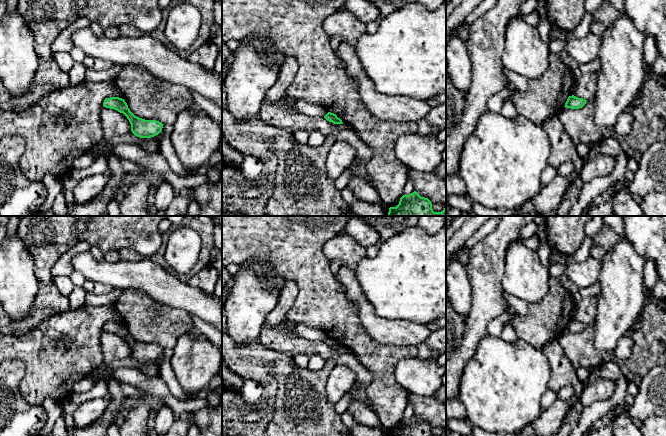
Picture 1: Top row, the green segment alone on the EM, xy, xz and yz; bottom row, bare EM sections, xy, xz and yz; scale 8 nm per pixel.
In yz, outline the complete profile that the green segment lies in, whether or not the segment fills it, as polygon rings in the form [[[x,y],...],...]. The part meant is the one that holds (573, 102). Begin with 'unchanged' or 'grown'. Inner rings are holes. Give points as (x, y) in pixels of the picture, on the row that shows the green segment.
unchanged; [[[572,95],[568,97],[564,107],[571,108],[571,109],[579,109],[579,108],[582,108],[586,104],[586,101],[587,100],[583,98],[578,98]]]

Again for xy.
unchanged; [[[107,98],[103,102],[103,107],[123,113],[131,124],[132,133],[137,137],[150,138],[158,135],[162,131],[164,124],[156,120],[145,120],[135,116],[128,108],[125,100],[122,98]]]

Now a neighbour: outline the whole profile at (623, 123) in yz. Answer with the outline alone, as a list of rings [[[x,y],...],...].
[[[625,110],[617,117],[613,128],[617,134],[628,134],[631,131],[632,122],[632,115]]]

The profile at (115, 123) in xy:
[[[103,107],[102,123],[104,131],[103,140],[110,140],[115,136],[131,132],[131,124],[127,117],[114,109]]]

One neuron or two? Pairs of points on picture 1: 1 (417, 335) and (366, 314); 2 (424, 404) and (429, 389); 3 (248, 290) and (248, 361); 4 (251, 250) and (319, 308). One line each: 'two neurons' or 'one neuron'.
1: one neuron
2: two neurons
3: two neurons
4: one neuron

